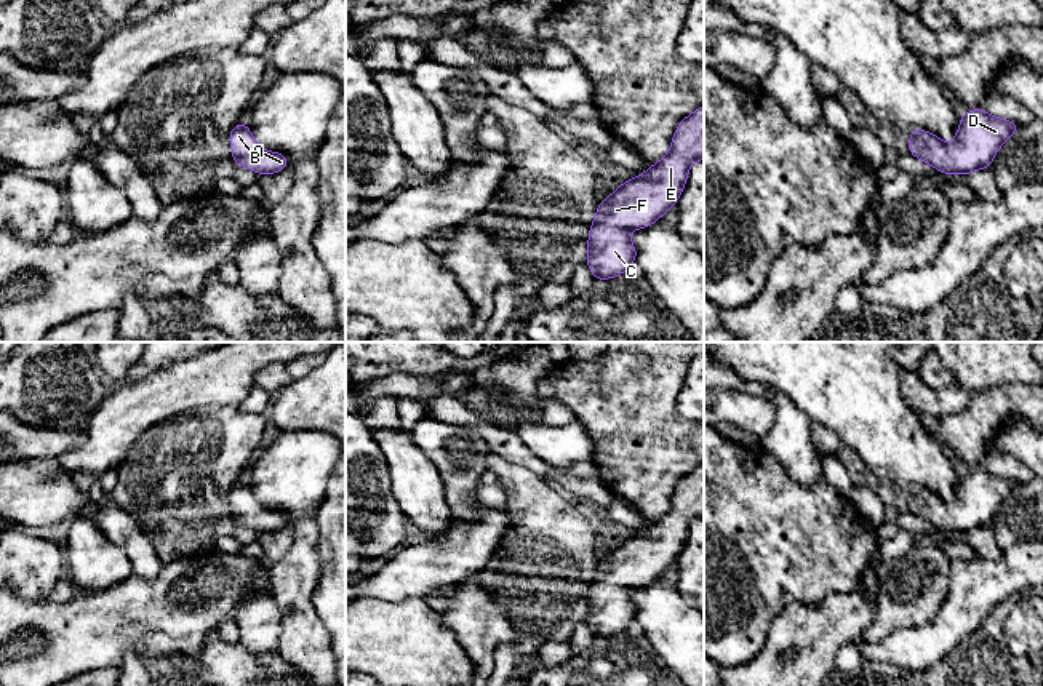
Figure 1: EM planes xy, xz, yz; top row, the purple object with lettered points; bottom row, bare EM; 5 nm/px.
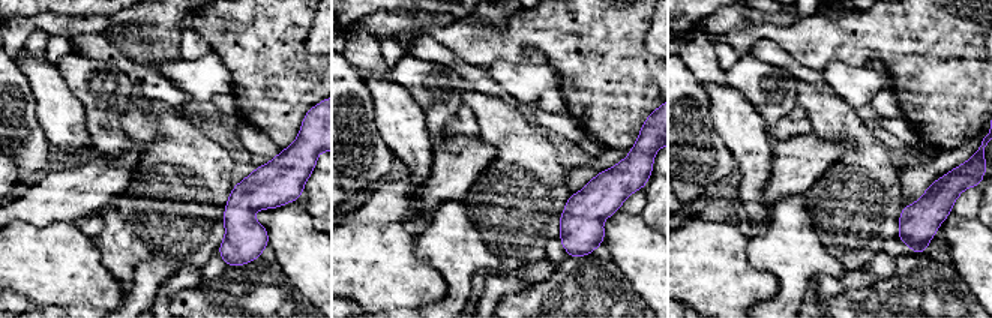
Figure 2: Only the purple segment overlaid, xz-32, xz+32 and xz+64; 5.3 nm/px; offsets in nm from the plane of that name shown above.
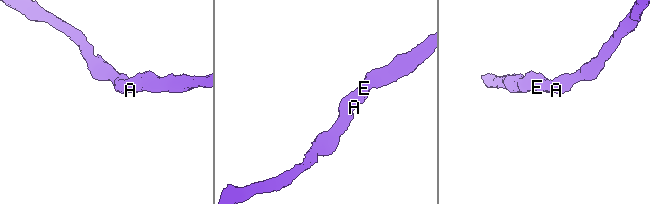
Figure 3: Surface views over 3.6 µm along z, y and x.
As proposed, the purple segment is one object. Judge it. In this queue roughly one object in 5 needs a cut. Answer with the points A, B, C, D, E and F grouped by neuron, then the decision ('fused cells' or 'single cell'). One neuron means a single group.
groups A B C D E F; single cell

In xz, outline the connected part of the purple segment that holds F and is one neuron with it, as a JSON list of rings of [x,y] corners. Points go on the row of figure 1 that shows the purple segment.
[[[704,106],[683,118],[675,130],[669,154],[641,176],[625,181],[598,203],[590,225],[585,259],[595,280],[614,278],[637,261],[627,230],[654,224],[675,206],[693,162],[704,158]]]

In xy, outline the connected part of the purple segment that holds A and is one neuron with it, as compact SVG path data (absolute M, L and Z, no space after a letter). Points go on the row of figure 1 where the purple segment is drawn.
M245 122L230 131L232 160L237 166L245 166L258 174L274 174L288 168L288 157L278 152L261 149Z

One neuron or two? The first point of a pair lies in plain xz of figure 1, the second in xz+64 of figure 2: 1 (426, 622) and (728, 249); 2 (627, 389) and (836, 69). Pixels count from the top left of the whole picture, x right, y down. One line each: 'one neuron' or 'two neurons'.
1: one neuron
2: two neurons

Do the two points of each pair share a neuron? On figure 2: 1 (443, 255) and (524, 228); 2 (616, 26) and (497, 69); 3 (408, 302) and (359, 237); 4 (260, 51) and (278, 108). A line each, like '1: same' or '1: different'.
1: different
2: different
3: same
4: same

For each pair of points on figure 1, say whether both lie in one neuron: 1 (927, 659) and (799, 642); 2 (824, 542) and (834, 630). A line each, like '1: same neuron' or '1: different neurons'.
1: different neurons
2: different neurons

